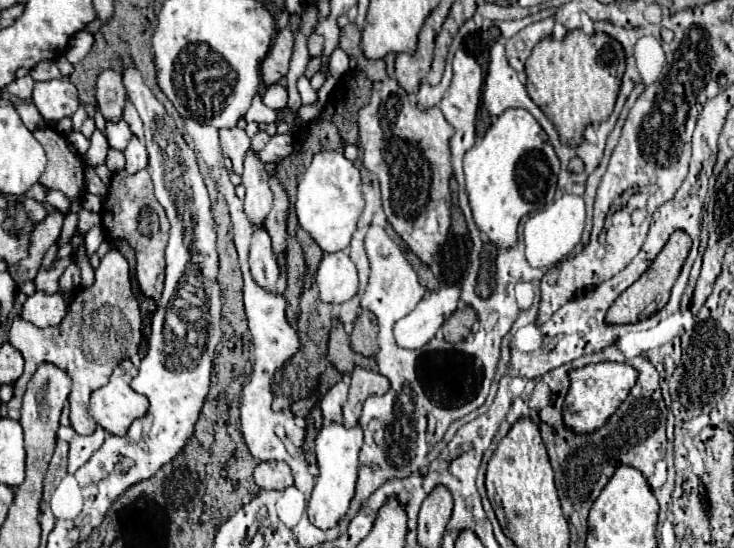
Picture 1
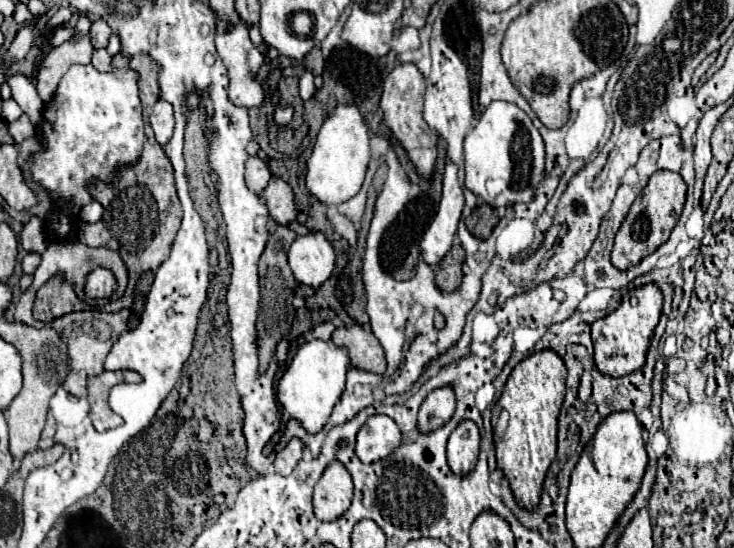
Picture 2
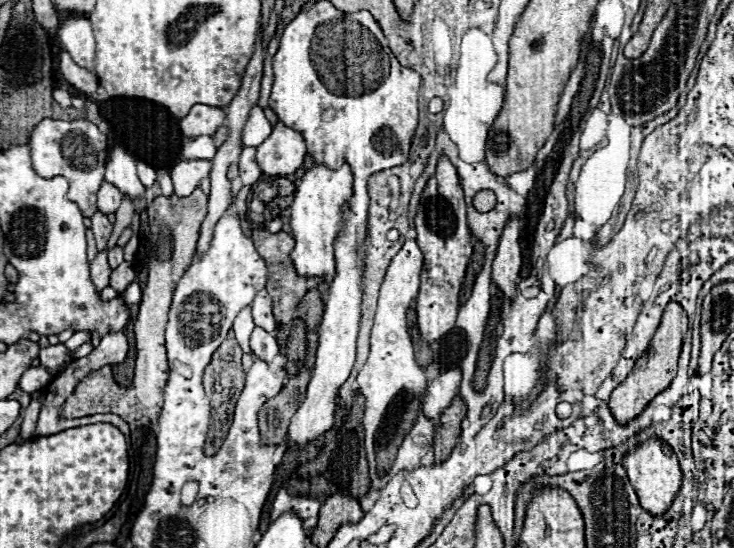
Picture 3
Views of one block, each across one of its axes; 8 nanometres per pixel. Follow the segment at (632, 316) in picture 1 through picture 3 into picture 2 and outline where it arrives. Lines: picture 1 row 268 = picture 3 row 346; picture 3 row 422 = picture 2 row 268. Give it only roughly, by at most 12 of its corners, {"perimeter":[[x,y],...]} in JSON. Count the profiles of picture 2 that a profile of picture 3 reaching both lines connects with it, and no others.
{"perimeter":[[652,174],[616,232],[612,264],[628,270],[664,244],[686,182]]}

